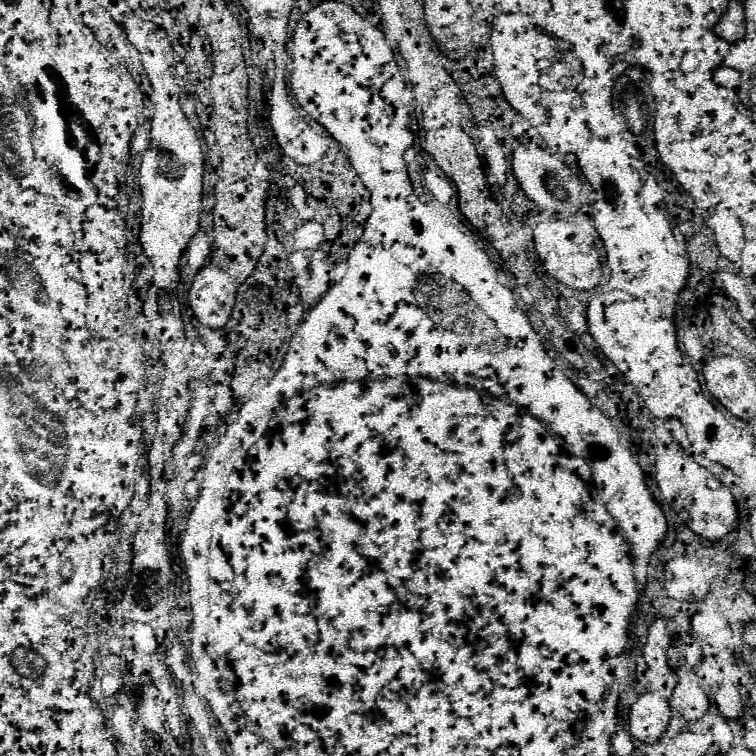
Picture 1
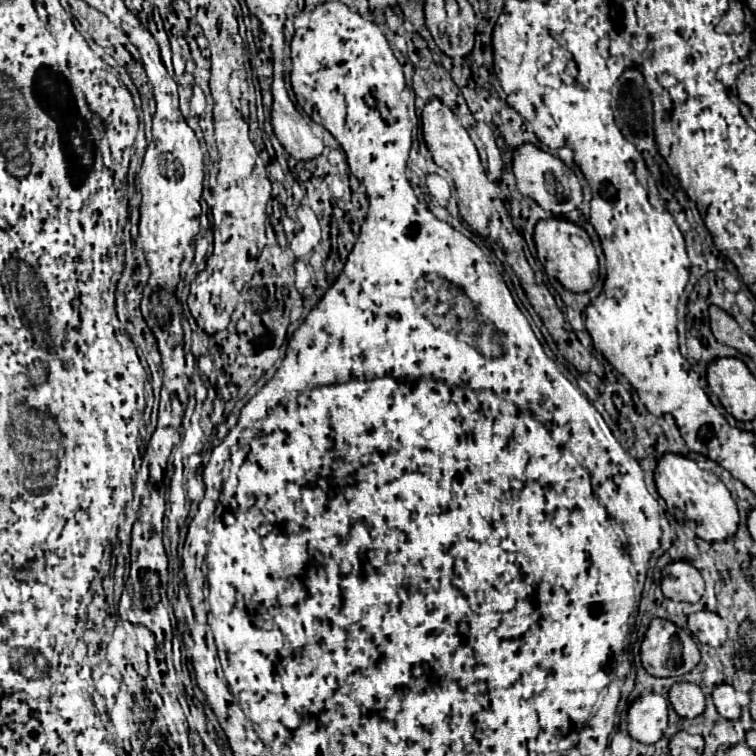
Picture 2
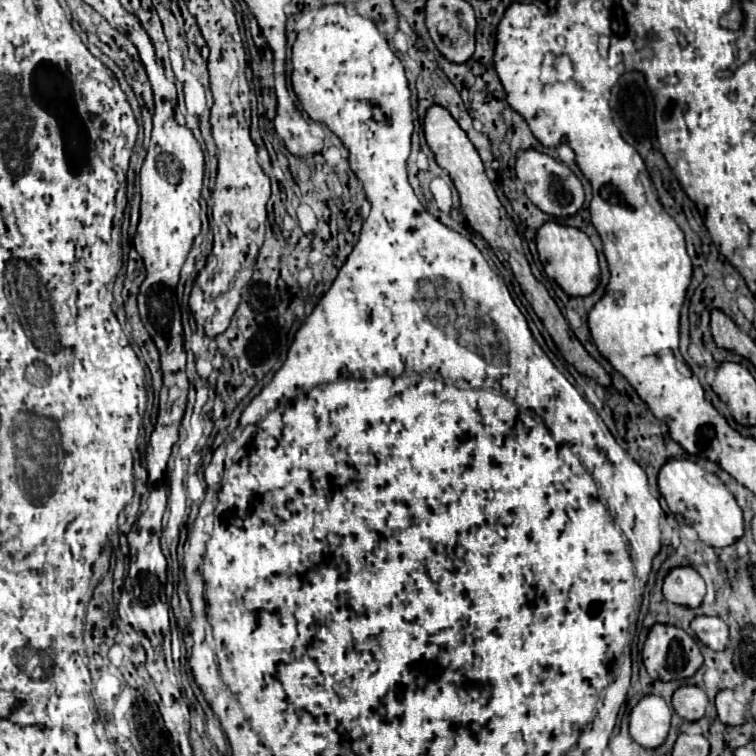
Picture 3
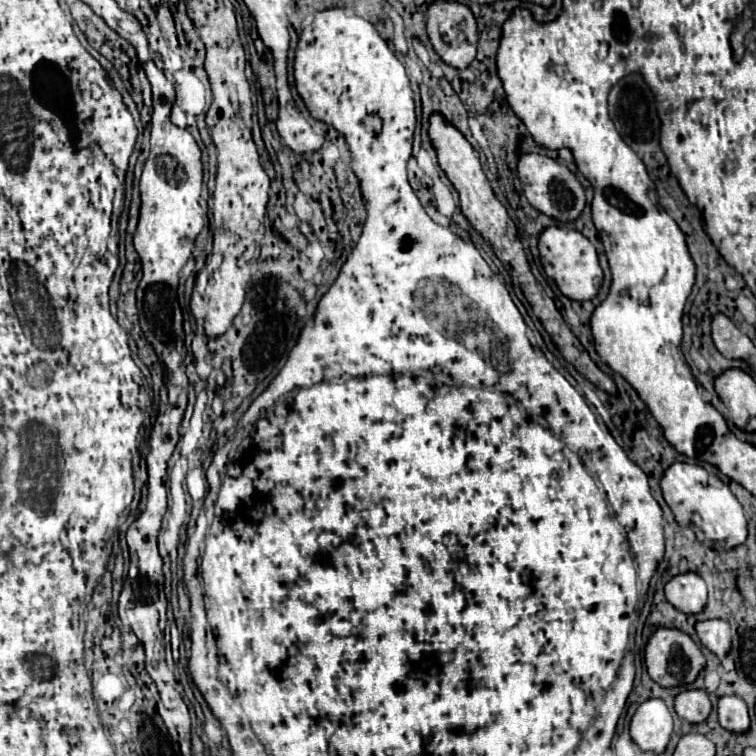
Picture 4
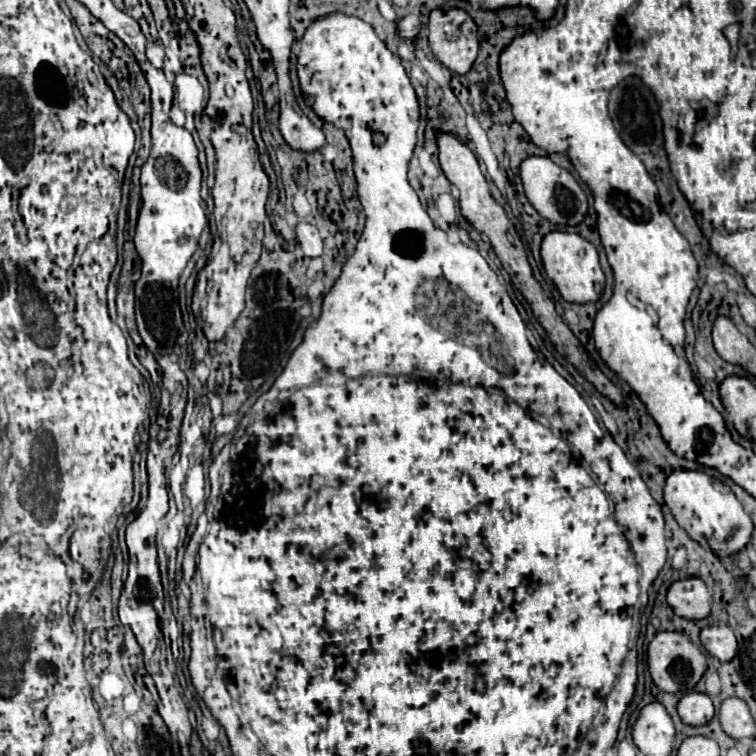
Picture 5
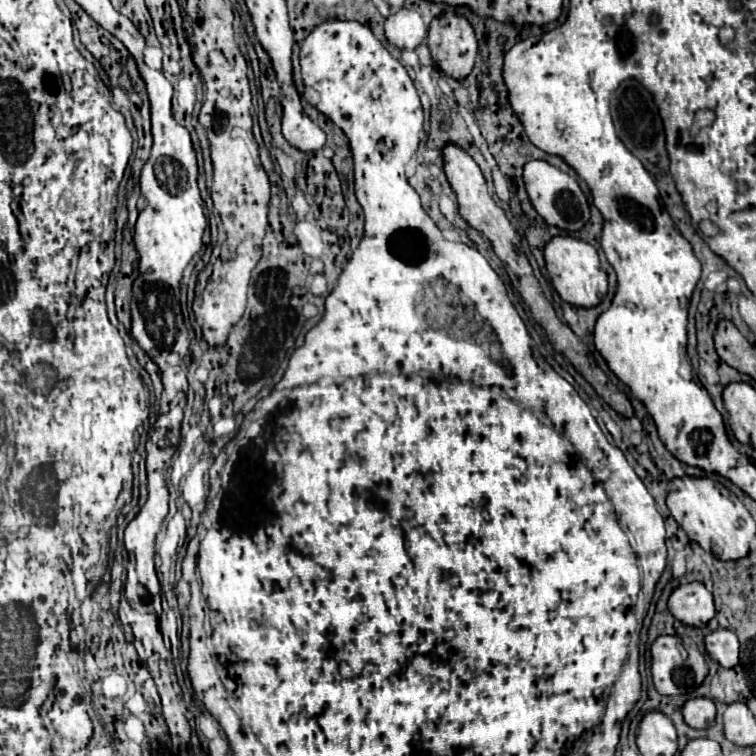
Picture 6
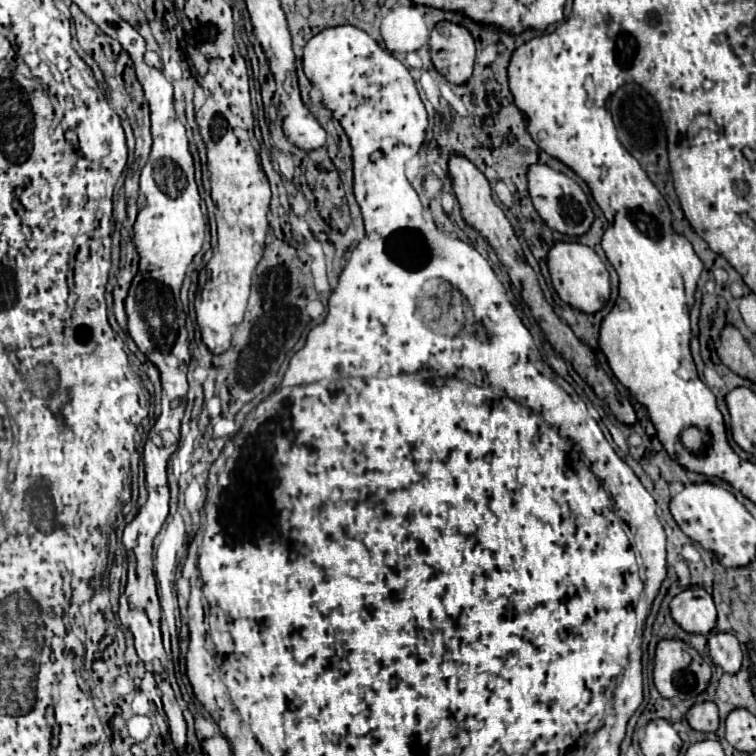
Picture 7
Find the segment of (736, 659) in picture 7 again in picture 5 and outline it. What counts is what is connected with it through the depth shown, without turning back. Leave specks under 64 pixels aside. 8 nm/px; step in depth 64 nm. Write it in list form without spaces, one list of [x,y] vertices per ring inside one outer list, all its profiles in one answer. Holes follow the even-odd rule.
[[[710,626],[704,628],[700,634],[700,640],[704,644],[704,648],[716,656],[720,662],[730,662],[736,656],[736,636],[732,632],[730,626]]]

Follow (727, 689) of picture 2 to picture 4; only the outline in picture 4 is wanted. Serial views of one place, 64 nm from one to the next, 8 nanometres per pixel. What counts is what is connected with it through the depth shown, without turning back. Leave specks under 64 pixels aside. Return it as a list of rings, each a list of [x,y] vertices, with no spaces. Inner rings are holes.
[[[722,696],[718,702],[718,720],[720,726],[734,734],[744,734],[750,728],[748,708],[738,696]]]

